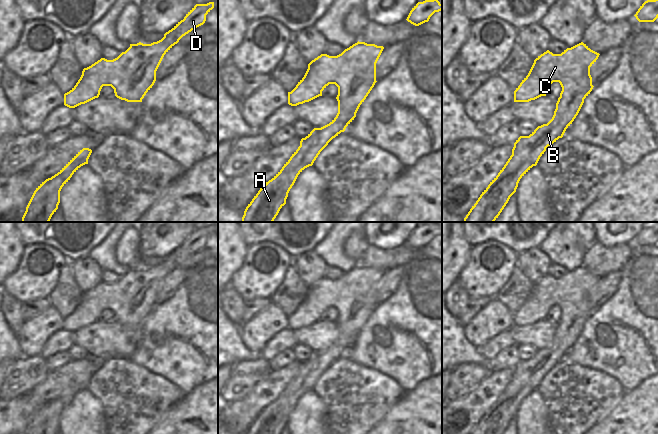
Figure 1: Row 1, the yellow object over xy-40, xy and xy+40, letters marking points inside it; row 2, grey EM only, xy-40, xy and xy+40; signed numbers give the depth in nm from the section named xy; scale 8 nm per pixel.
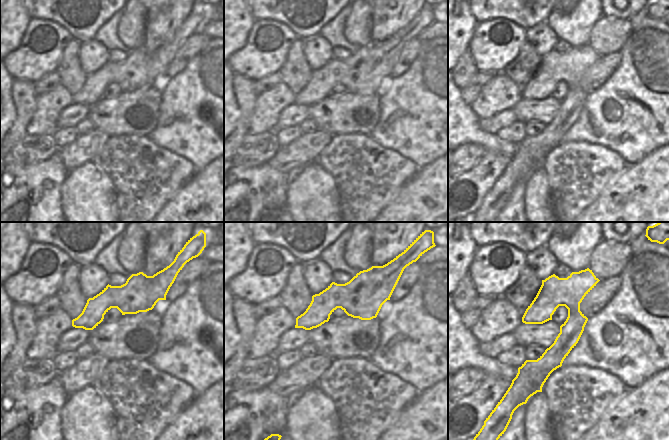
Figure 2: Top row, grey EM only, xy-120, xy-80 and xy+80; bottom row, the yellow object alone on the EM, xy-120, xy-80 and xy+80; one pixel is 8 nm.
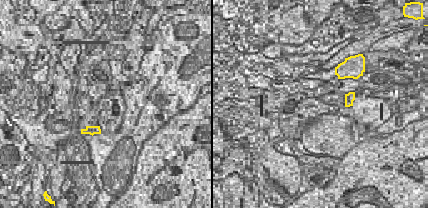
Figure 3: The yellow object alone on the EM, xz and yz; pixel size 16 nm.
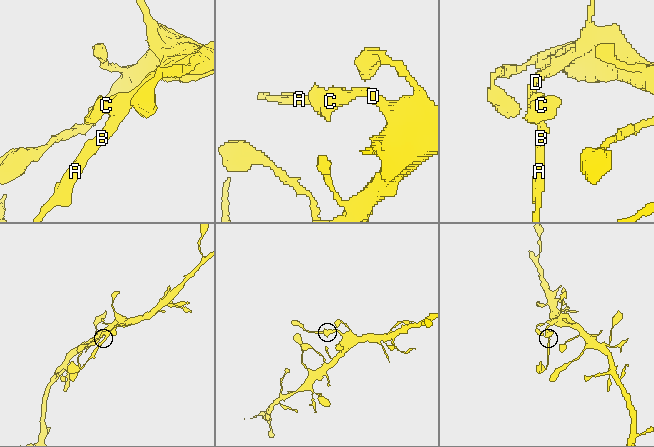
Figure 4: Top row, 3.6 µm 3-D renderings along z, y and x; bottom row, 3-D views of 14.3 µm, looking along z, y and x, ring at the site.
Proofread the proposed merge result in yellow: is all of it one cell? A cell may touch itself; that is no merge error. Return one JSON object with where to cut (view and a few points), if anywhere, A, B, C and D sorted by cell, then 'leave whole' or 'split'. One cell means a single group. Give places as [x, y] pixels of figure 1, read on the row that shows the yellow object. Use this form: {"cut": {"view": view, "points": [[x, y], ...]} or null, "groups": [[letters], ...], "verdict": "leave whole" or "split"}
{"cut": {"view": "xy+40", "points": [[514, 145], [532, 147], [543, 144], [546, 147]]}, "groups": [["A"], ["B", "C", "D"]], "verdict": "split"}

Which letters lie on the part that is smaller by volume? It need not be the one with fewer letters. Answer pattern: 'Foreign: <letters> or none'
Foreign: A

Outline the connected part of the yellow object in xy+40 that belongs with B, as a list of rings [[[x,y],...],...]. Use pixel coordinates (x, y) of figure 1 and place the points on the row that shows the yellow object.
[[[581,42],[561,54],[547,50],[534,60],[528,75],[514,91],[514,102],[529,102],[546,96],[553,82],[559,82],[562,91],[552,119],[529,136],[520,136],[514,146],[531,148],[543,144],[547,148],[563,137],[594,87],[590,67],[599,55]]]

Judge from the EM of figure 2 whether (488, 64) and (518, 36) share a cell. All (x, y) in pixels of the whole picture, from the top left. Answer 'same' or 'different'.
same

